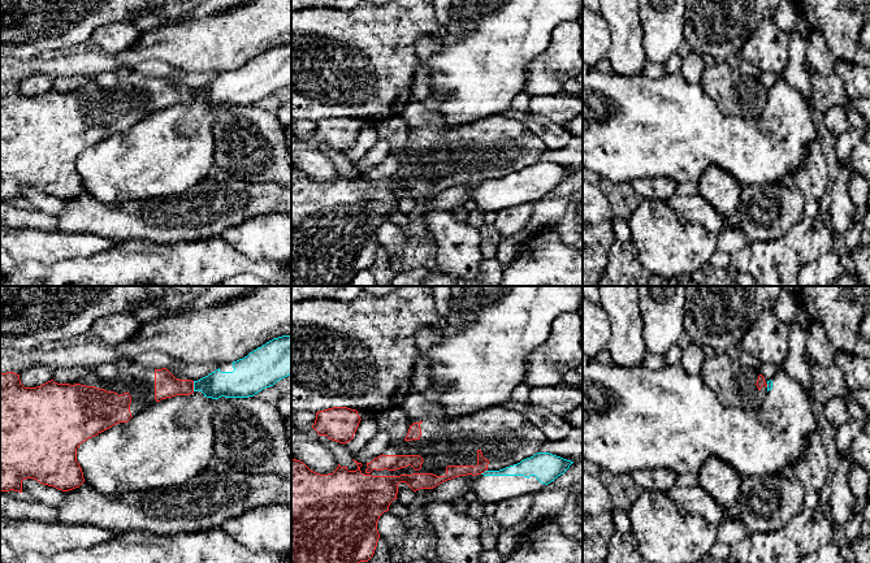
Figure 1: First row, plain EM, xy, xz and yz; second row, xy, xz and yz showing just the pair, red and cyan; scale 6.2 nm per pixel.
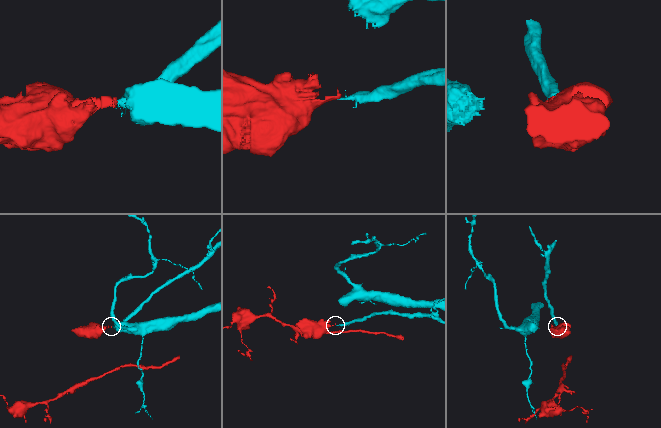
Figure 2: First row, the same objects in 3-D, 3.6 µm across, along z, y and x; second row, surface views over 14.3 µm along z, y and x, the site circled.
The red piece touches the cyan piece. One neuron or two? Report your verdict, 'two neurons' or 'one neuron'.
two neurons

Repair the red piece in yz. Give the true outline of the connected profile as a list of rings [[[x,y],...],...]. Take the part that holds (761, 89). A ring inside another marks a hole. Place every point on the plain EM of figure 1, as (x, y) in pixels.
[[[726,61],[707,65],[701,83],[724,116],[756,118],[767,104],[767,88],[759,78],[733,78],[732,69]]]

